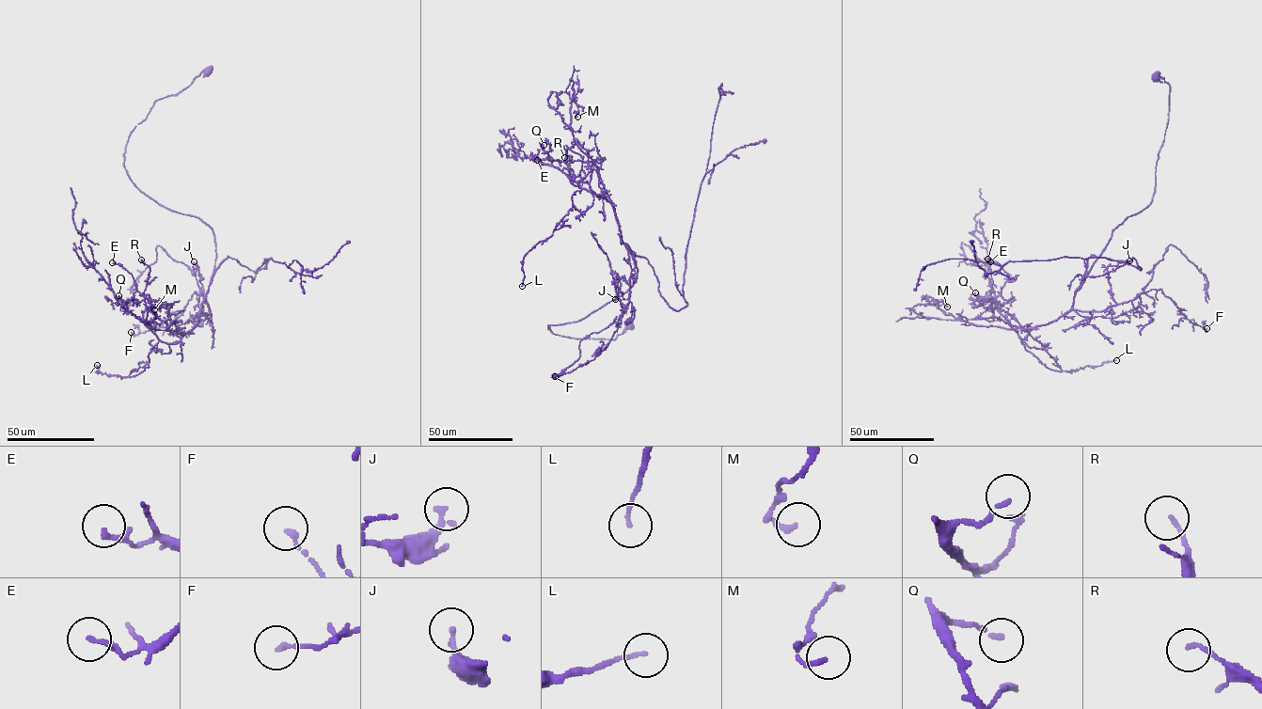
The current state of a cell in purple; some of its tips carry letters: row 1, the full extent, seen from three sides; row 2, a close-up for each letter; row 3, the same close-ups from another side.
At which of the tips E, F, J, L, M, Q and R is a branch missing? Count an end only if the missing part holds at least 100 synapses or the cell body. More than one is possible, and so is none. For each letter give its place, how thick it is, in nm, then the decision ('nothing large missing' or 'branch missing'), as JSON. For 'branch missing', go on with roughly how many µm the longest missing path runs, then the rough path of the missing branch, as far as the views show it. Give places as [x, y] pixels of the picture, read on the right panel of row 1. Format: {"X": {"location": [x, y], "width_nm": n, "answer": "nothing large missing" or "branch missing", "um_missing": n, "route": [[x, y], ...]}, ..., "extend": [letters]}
{"E": {"location": [990, 261], "width_nm": 170, "answer": "nothing large missing"}, "F": {"location": [1206, 328], "width_nm": 150, "answer": "nothing large missing"}, "J": {"location": [1129, 260], "width_nm": 190, "answer": "nothing large missing"}, "L": {"location": [1116, 360], "width_nm": 120, "answer": "nothing large missing"}, "M": {"location": [947, 307], "width_nm": 160, "answer": "nothing large missing"}, "Q": {"location": [975, 292], "width_nm": 140, "answer": "nothing large missing"}, "R": {"location": [987, 259], "width_nm": 110, "answer": "nothing large missing"}, "extend": []}

